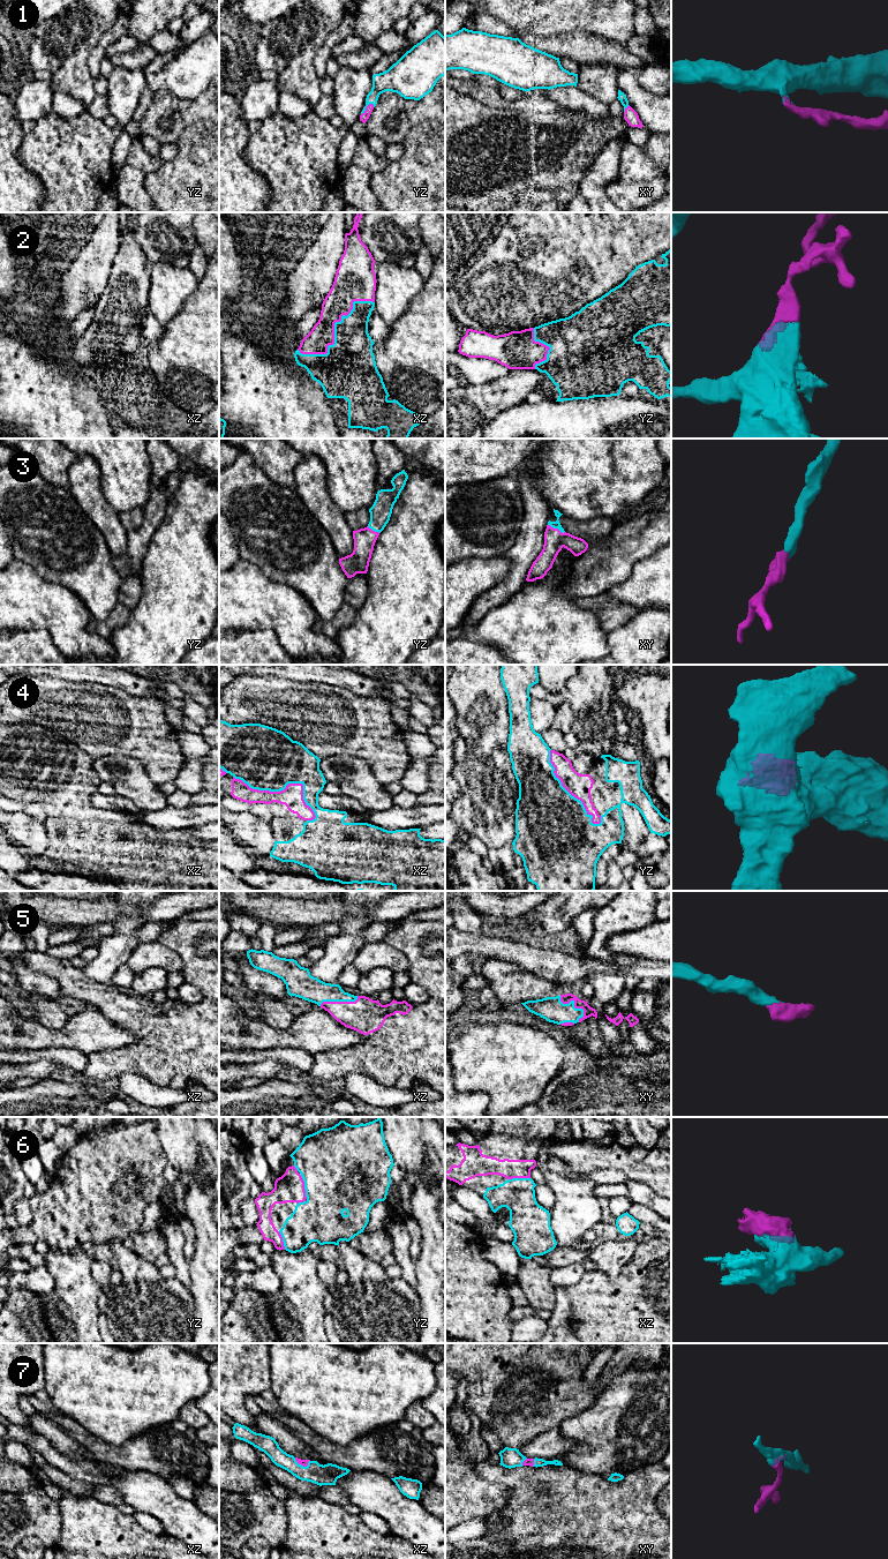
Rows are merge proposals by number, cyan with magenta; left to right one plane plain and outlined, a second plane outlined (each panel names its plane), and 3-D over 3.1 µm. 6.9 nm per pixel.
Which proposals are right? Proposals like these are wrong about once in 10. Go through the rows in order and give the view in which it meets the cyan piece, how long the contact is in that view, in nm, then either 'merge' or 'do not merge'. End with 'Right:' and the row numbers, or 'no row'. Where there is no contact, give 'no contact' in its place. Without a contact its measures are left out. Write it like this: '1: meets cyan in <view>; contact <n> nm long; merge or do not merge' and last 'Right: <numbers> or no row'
1: meets cyan in yz; contact 120 nm long; merge
2: meets cyan in xz; contact 650 nm long; merge
3: meets cyan in xy; contact 130 nm long; merge
4: meets cyan in xz; contact 650 nm long; merge
5: meets cyan in xy; contact 240 nm long; merge
6: meets cyan in xz; contact 150 nm long; merge
7: meets cyan in xz; contact 120 nm long; merge
Right: 1, 2, 3, 4, 5, 6, 7

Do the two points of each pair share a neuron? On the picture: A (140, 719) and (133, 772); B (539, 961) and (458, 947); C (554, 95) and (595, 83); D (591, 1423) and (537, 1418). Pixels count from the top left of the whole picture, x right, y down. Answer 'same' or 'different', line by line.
A: different
B: same
C: different
D: different

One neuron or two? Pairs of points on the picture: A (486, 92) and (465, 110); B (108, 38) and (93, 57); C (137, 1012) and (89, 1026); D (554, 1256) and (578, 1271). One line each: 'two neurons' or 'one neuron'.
A: two neurons
B: one neuron
C: two neurons
D: two neurons

